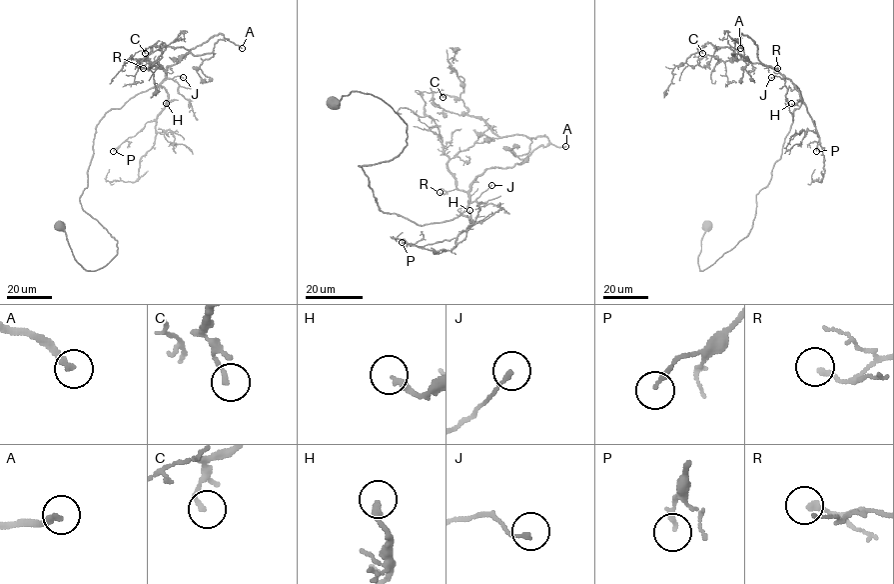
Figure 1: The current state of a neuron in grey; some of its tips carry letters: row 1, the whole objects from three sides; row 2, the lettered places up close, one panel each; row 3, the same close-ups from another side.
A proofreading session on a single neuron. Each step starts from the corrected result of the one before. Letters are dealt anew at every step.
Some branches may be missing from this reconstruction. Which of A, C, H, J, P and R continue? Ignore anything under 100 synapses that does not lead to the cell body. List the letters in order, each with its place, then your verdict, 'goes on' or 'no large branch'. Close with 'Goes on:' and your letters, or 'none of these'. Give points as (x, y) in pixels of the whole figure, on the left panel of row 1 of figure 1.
A: (242, 48) | goes on
C: (145, 53) | no large branch
H: (166, 103) | no large branch
J: (183, 77) | no large branch
P: (113, 151) | no large branch
R: (143, 68) | no large branch
Goes on: A

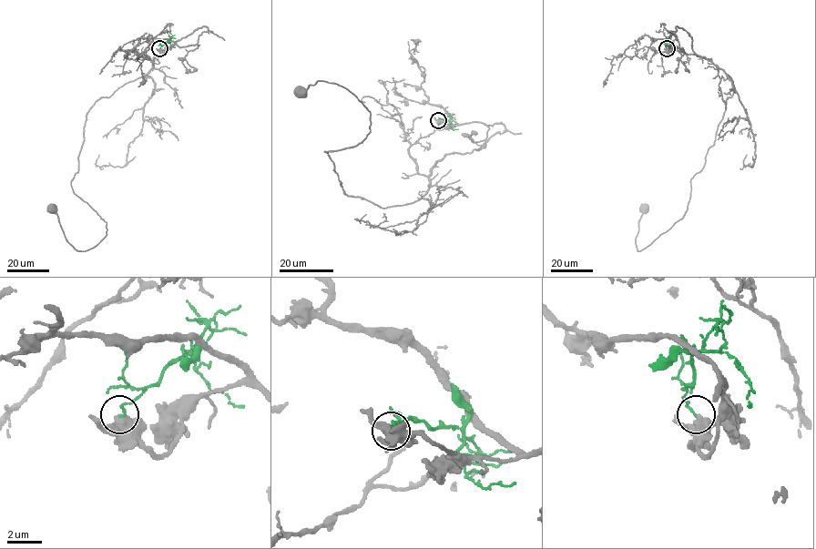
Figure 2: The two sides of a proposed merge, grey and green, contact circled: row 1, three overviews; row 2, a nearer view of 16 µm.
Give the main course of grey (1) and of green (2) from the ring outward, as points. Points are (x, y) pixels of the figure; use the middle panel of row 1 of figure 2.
1: (438, 121), (504, 130), (382, 208), (345, 193), (324, 152), (358, 144), (370, 112), (324, 81), (297, 94)
2: (438, 120), (449, 121), (452, 128), (458, 128)

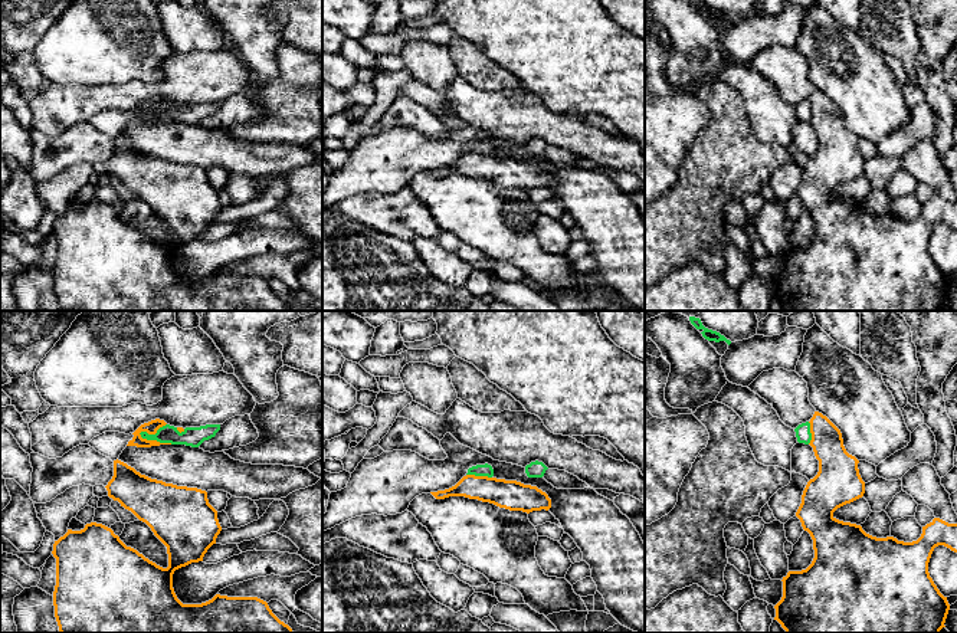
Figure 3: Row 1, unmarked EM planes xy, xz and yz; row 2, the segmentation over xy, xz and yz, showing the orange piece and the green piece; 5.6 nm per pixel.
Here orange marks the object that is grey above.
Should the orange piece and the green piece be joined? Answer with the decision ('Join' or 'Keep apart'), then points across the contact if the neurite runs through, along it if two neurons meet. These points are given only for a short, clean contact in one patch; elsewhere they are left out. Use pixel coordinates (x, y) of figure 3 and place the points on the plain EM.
Keep apart. Boundary: xy (138, 111), (147, 117), (171, 121)

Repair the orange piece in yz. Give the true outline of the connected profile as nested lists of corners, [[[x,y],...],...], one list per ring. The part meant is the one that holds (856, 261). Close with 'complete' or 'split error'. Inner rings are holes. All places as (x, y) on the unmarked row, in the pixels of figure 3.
[[[815,89],[809,101],[812,111],[809,122],[819,138],[819,150],[807,160],[796,194],[813,217],[815,236],[806,247],[789,249],[783,255],[783,275],[774,283],[774,298],[786,311],[940,311],[945,305],[950,282],[930,255],[928,240],[938,223],[957,230],[957,201],[934,196],[922,204],[917,219],[904,220],[894,214],[872,214],[861,203],[836,197],[833,190],[838,186],[865,171],[865,160],[858,147],[859,138],[846,129],[840,108],[826,94]]]; complete

